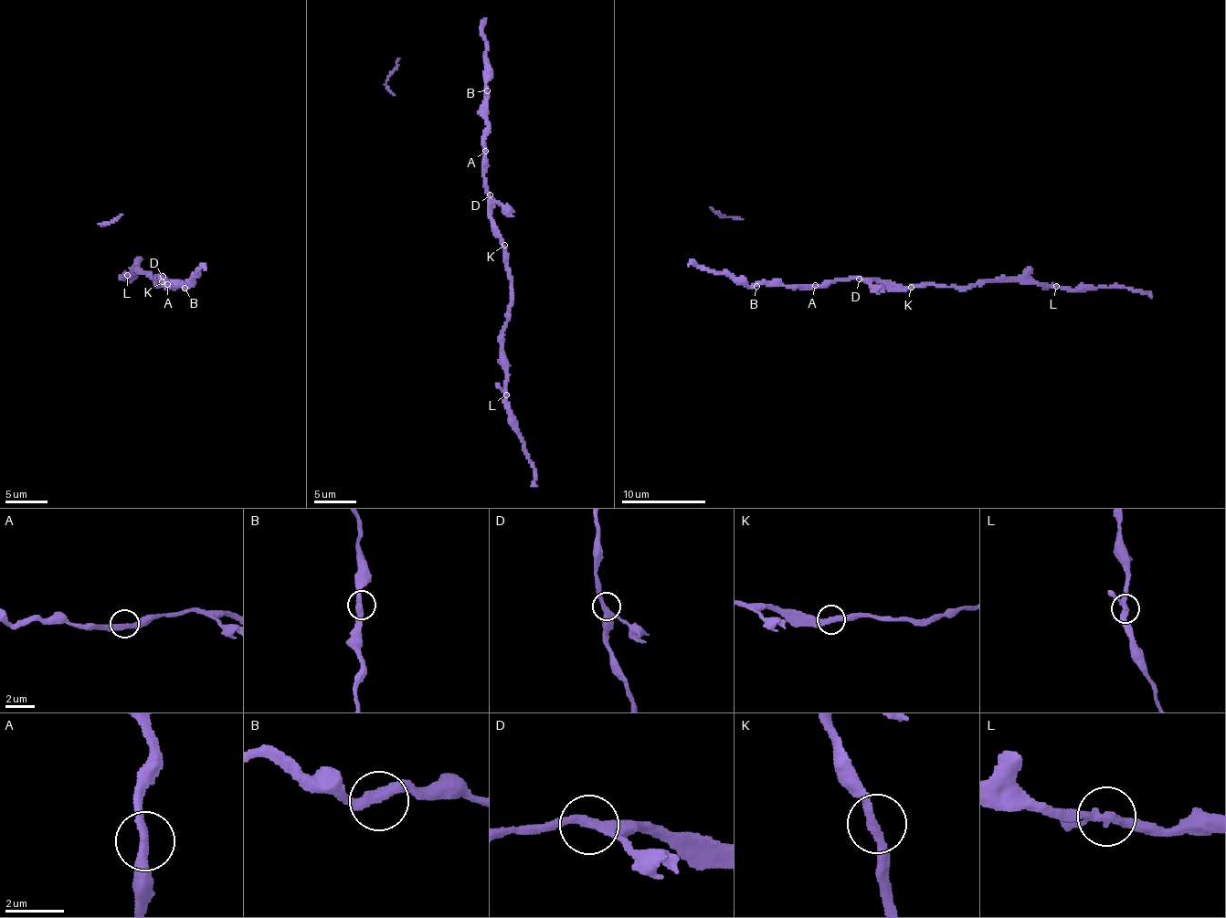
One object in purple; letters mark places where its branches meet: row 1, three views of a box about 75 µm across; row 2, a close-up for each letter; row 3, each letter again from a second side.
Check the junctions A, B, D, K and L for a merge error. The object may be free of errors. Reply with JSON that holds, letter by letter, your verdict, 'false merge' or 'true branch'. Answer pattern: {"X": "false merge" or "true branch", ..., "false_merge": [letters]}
{"A": "true branch", "B": "true branch", "D": "true branch", "K": "true branch", "L": "true branch", "false_merge": []}

